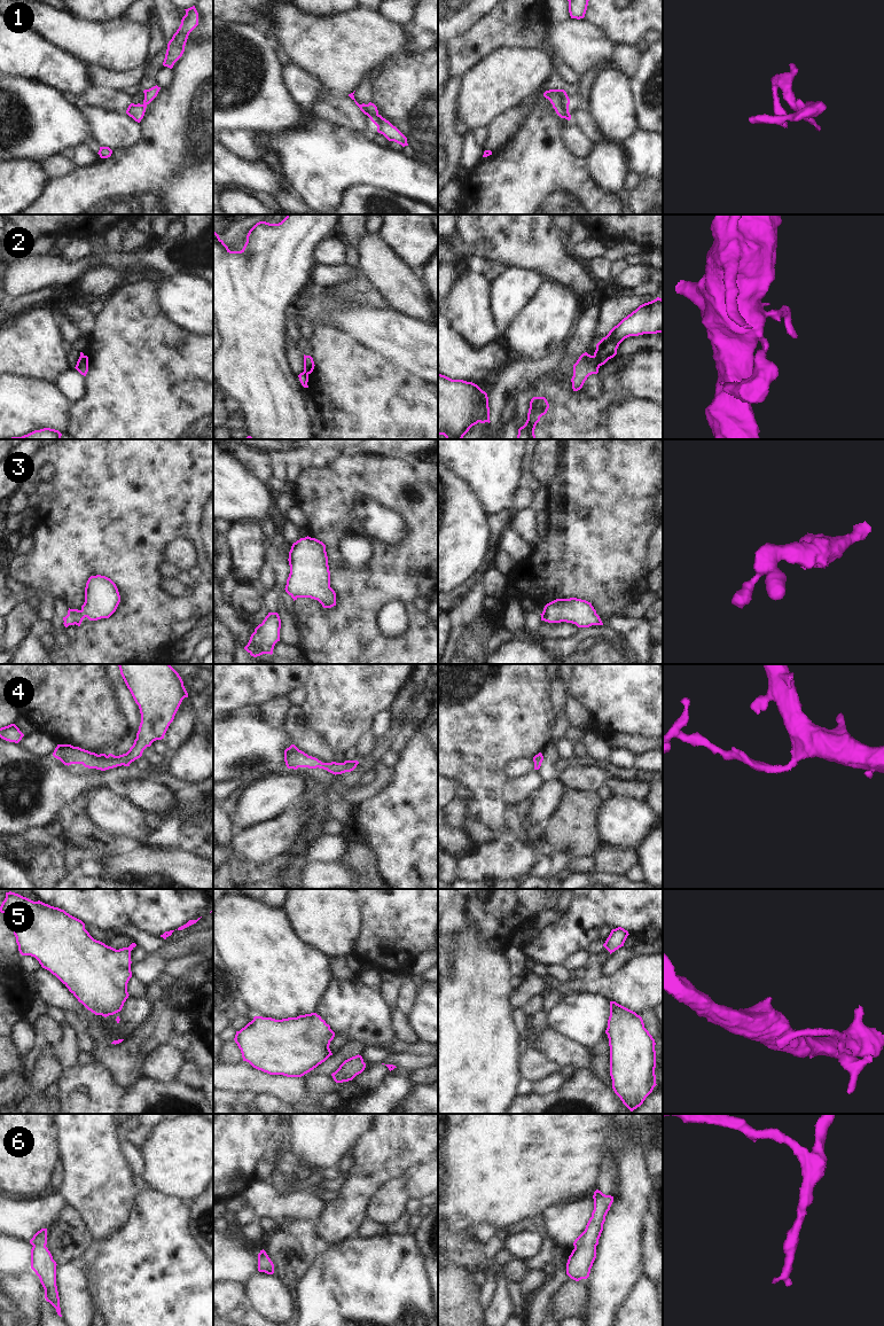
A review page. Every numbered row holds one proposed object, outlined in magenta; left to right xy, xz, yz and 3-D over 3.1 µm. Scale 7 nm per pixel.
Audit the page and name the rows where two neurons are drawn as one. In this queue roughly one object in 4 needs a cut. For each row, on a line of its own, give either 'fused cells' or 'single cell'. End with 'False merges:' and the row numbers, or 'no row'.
1: single cell
2: fused cells
3: single cell
4: single cell
5: single cell
6: single cell
False merges: 2

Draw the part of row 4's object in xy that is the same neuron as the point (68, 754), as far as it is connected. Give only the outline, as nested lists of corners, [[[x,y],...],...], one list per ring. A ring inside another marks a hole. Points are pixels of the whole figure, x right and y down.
[[[118,664],[120,674],[139,705],[141,723],[133,746],[126,754],[95,754],[71,744],[57,744],[53,756],[64,765],[83,764],[105,771],[130,766],[143,750],[164,735],[188,693],[179,673],[170,664]]]

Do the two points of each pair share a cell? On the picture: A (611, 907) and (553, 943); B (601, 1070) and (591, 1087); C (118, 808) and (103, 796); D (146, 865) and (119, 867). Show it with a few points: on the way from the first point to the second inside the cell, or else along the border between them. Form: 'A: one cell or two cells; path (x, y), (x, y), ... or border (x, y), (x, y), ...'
A: one cell; path (596, 907), (578, 915), (568, 928)
B: two cells; border (591, 1069), (611, 1087)
C: one cell; path (115, 808), (107, 800)
D: one cell; path (139, 865), (126, 866)

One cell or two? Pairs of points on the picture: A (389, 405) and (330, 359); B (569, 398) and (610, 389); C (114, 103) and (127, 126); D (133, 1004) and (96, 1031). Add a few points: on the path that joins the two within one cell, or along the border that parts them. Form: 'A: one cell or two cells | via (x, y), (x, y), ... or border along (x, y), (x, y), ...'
A: one cell | via (374, 403), (345, 374)
B: one cell | via (579, 403), (599, 403), (602, 399)
C: two cells | border along (93, 106), (125, 112)
D: one cell | via (132, 1015), (117, 1030), (108, 1030)

